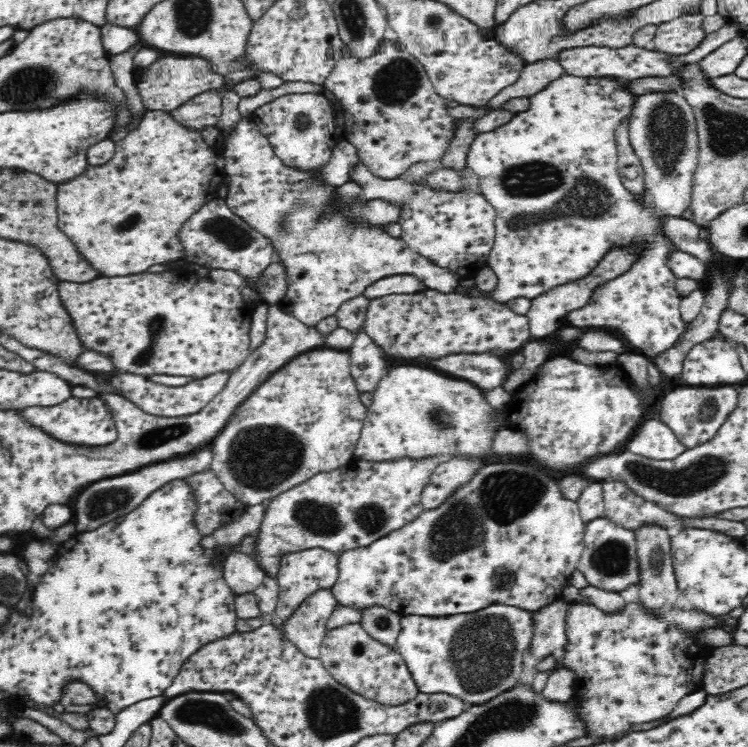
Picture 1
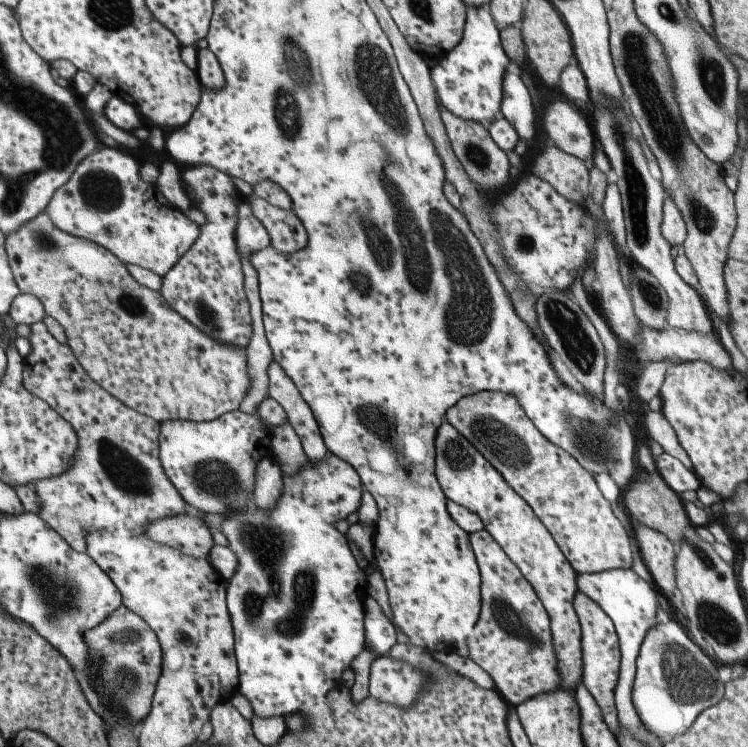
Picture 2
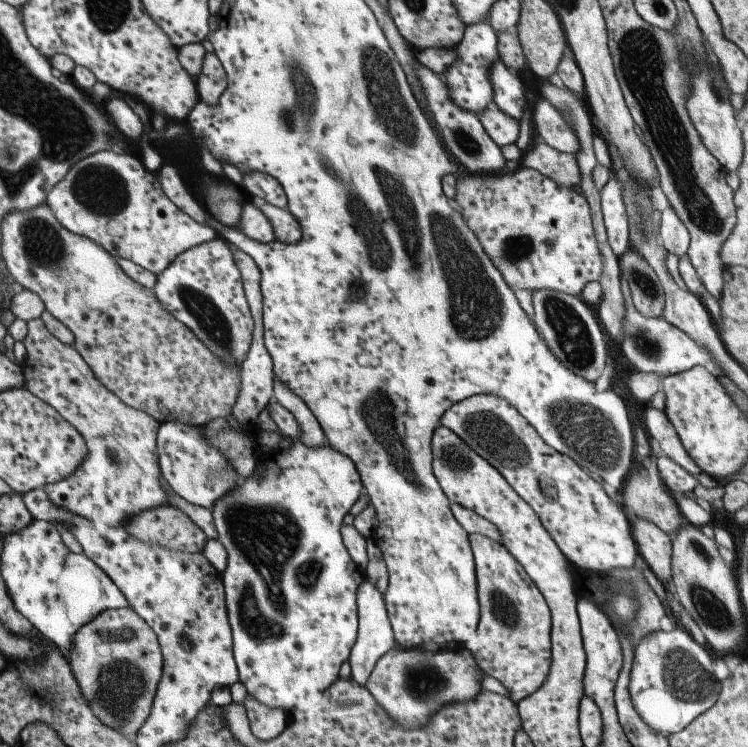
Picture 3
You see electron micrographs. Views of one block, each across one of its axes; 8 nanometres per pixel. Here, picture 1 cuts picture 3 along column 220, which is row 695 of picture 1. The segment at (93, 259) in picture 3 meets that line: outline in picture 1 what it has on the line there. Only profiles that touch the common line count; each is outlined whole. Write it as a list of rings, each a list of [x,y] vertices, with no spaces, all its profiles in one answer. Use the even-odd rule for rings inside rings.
[[[359,622],[328,631],[322,639],[318,658],[336,682],[381,706],[400,706],[420,694],[420,689],[398,648],[370,636]]]

